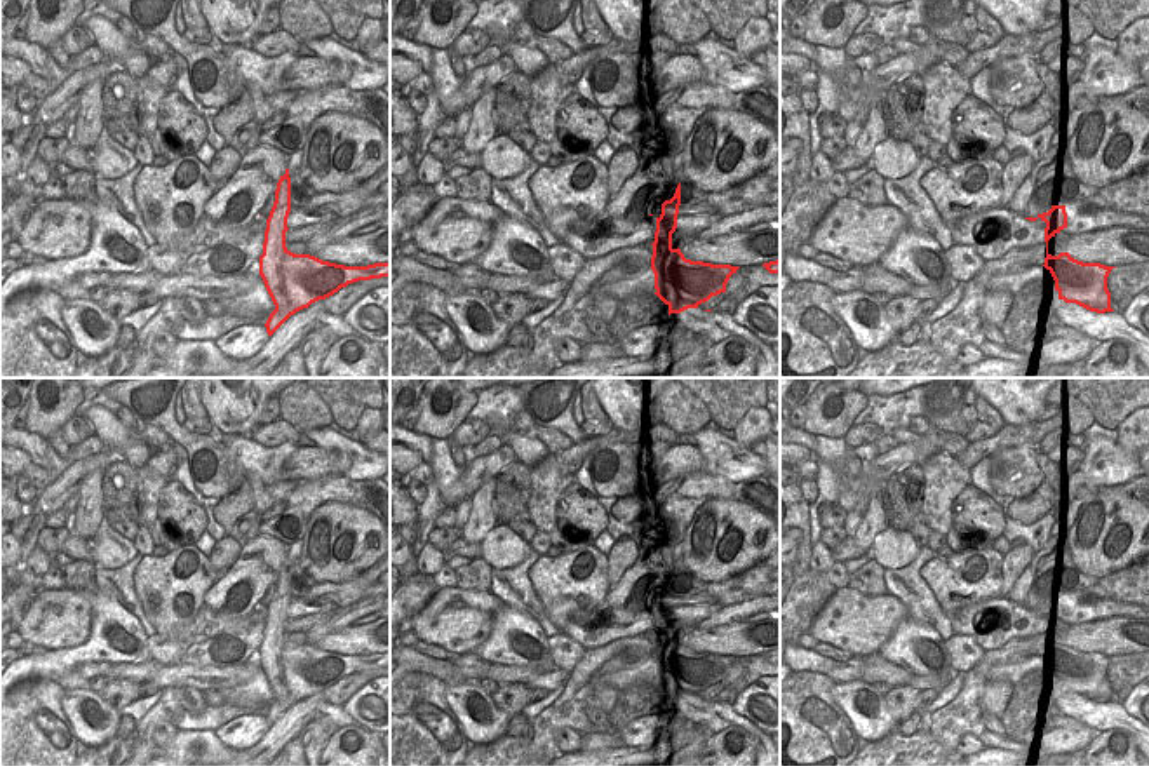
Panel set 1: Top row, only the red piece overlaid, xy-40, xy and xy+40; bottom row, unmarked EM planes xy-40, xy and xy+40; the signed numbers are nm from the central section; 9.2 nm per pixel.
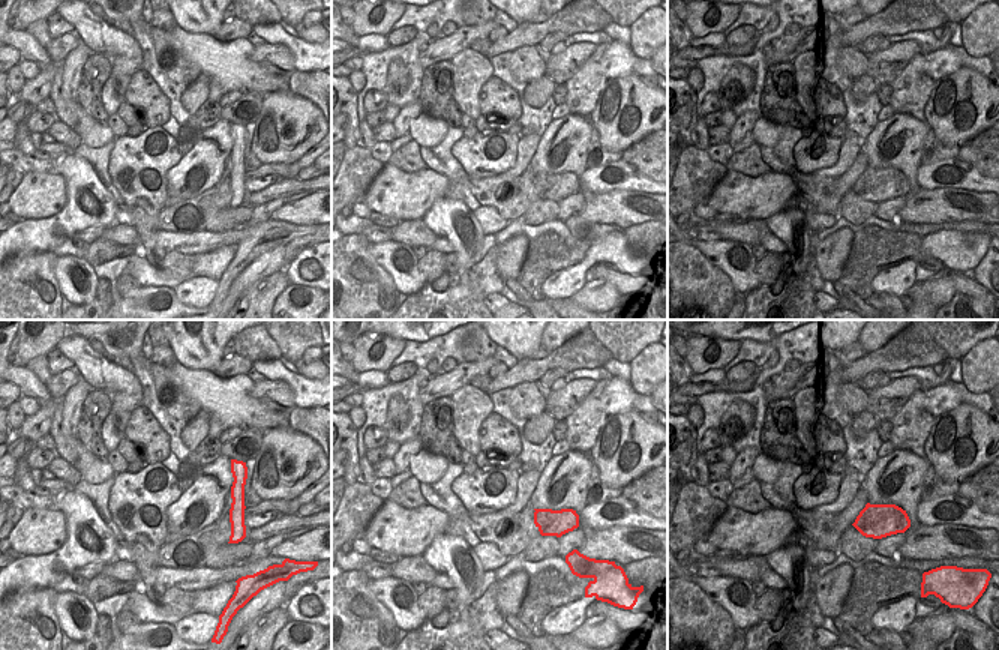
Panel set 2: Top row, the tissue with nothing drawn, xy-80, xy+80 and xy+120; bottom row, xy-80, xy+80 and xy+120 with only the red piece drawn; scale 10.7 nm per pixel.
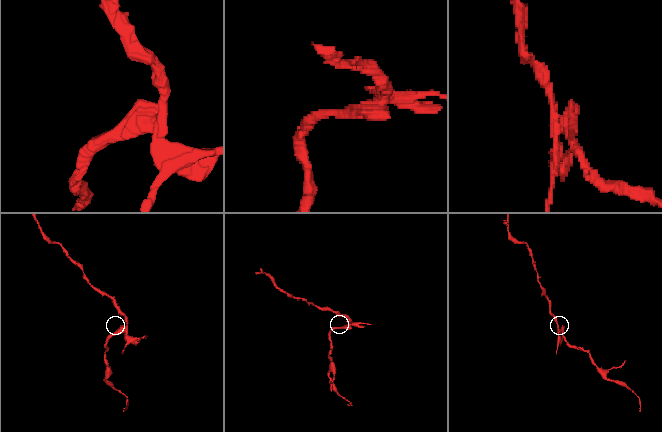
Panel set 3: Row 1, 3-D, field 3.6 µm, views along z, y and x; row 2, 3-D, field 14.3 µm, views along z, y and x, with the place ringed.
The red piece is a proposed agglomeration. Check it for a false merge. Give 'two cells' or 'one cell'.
two cells

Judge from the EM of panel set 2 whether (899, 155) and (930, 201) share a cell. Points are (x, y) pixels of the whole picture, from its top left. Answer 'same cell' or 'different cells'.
different cells

